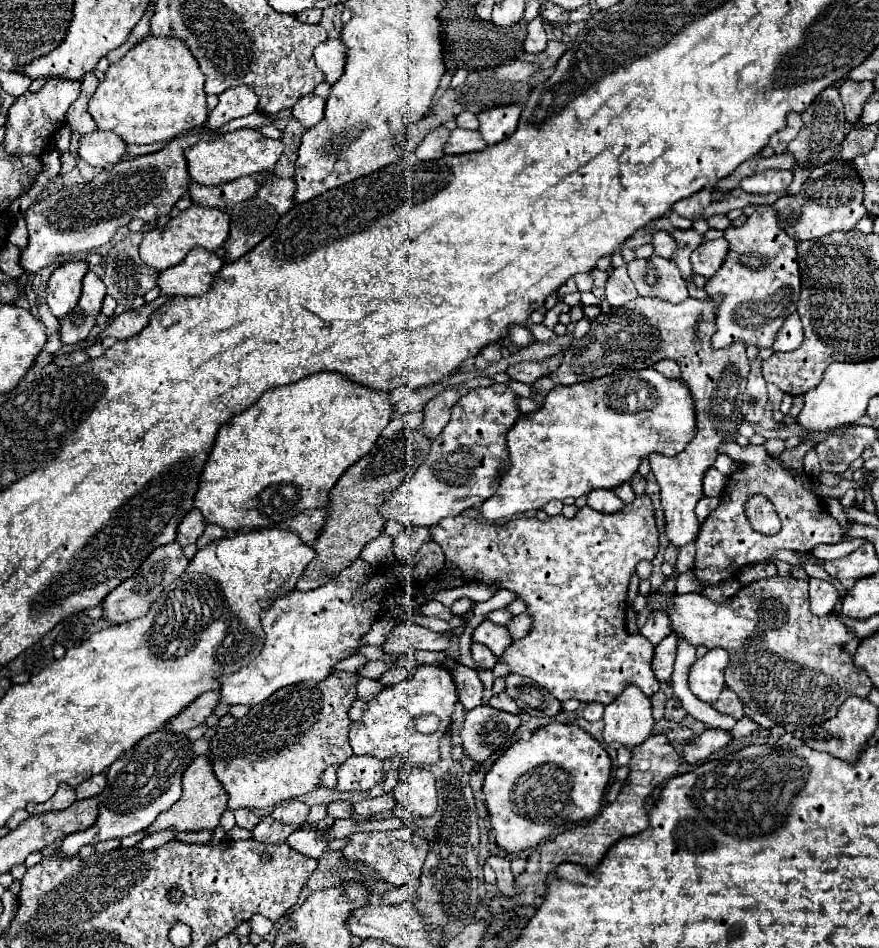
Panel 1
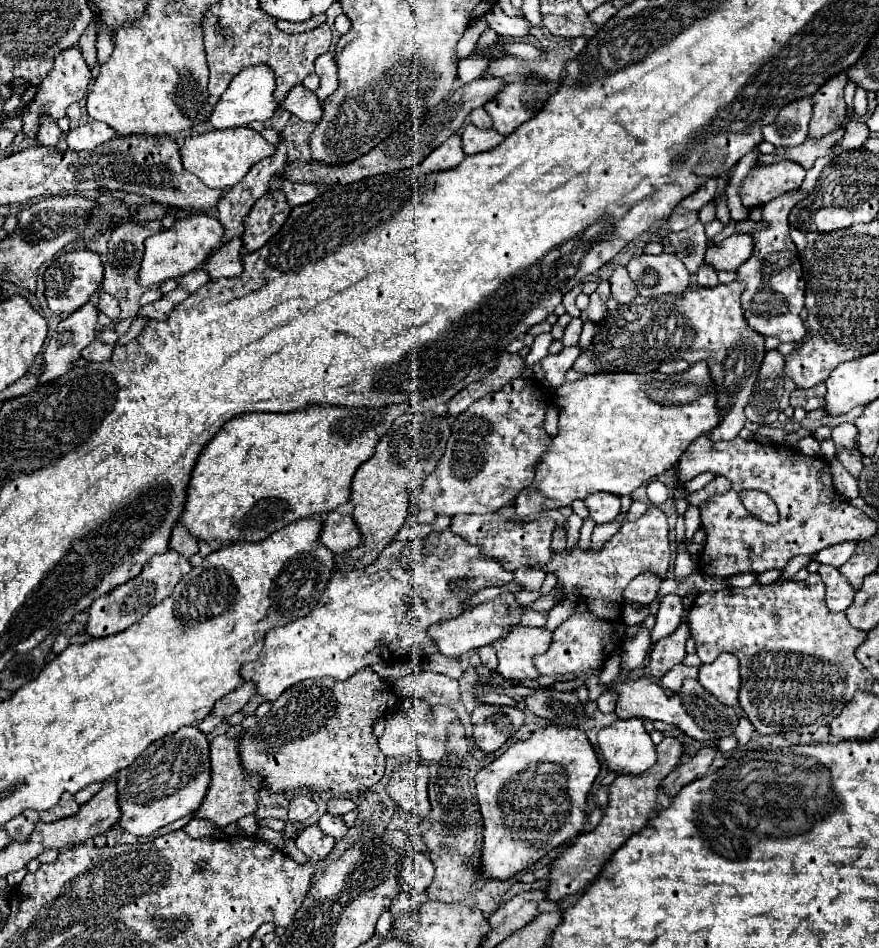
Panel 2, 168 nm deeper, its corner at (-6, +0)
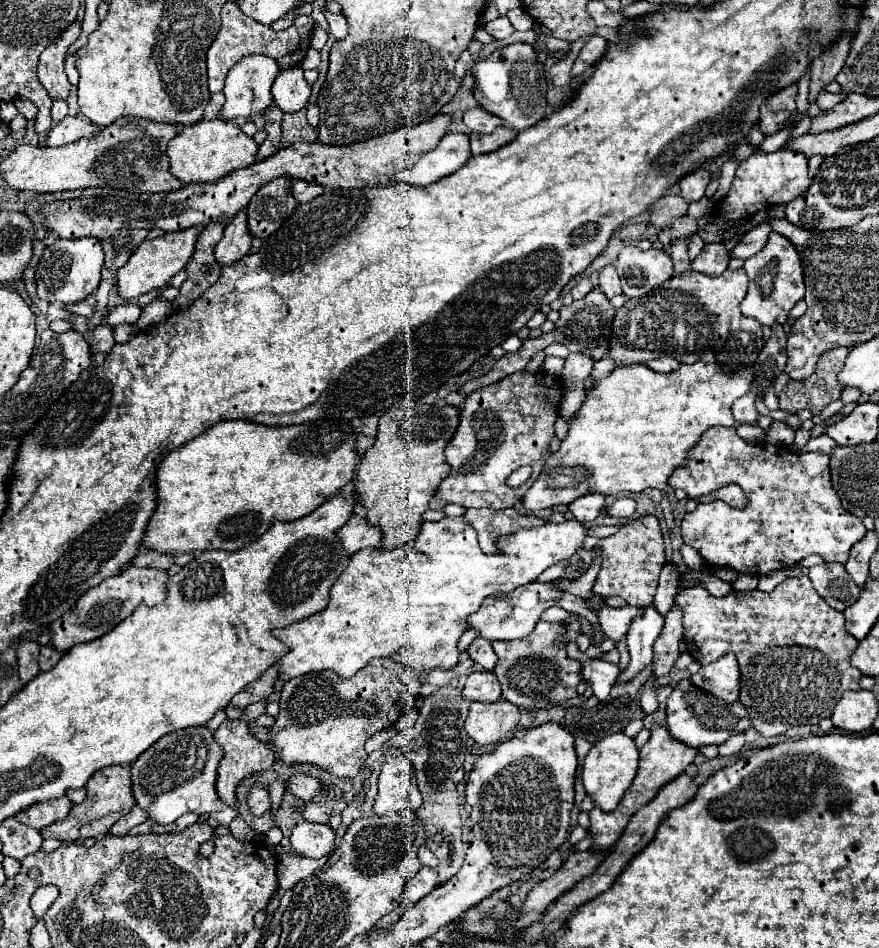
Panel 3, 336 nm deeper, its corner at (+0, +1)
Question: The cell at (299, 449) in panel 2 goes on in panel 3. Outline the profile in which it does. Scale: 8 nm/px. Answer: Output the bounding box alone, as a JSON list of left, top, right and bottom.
[142,419,358,555]

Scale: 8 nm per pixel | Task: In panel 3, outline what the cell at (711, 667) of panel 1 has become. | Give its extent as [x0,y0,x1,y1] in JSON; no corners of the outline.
[692,653,740,703]

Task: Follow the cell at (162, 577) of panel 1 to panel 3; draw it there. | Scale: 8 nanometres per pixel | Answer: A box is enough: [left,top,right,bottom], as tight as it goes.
[48,567,168,653]

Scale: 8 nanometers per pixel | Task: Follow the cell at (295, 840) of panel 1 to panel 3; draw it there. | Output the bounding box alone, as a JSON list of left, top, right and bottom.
[290,821,334,857]

